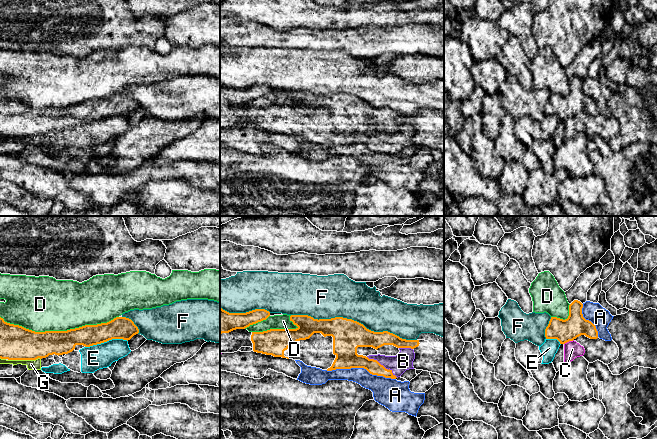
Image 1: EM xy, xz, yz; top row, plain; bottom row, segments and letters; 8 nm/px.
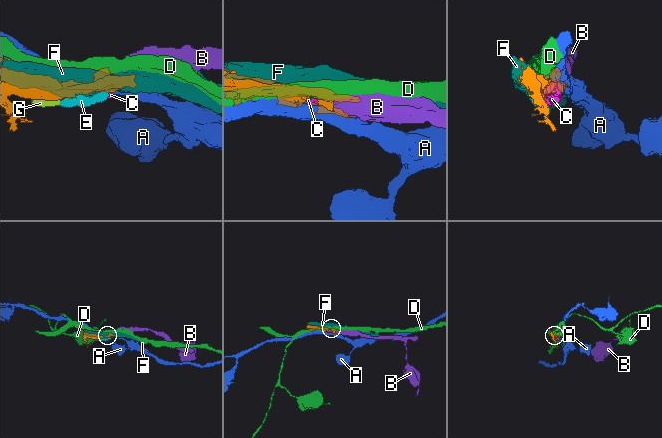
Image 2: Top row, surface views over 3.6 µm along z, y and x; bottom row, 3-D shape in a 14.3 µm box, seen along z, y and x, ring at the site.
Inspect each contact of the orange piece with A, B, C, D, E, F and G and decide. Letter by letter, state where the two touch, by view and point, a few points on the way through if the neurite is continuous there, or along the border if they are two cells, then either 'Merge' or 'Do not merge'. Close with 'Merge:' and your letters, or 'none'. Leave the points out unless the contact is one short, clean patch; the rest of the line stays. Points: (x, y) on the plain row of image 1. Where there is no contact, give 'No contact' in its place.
A: Touches orange at xz (361, 143). Do not merge
B: Touches orange at xz (382, 141). Merge
C: Touches orange at yz (568, 117). Do not merge
D: Touches orange at xy (59, 107). Do not merge
E: Touches orange at xy (106, 117). Do not merge
F: Touches orange at xz (353, 96). Do not merge
G: Touches orange at xy (24, 135). Boundary: xy (40, 134), (8, 136). Do not merge
Merge: B

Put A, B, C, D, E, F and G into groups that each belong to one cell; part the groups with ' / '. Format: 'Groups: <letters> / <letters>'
Groups: A / B / C / D / E G / F

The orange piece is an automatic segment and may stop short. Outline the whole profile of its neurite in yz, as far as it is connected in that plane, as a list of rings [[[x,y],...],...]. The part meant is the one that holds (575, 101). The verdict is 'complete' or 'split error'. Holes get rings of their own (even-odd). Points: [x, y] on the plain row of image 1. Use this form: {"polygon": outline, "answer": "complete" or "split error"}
{"polygon": [[[574,76],[569,81],[569,92],[567,95],[551,93],[545,105],[546,115],[557,115],[560,120],[573,117],[581,111],[585,111],[590,115],[597,115],[598,107],[596,102],[583,93],[582,84],[583,80],[578,76]]], "answer": "complete"}

